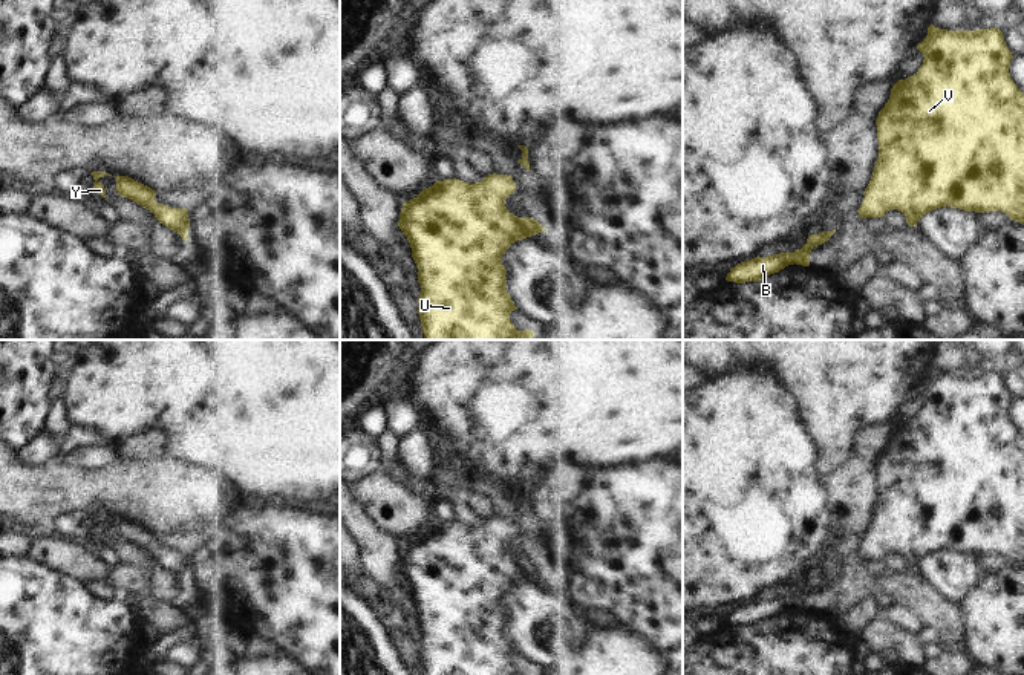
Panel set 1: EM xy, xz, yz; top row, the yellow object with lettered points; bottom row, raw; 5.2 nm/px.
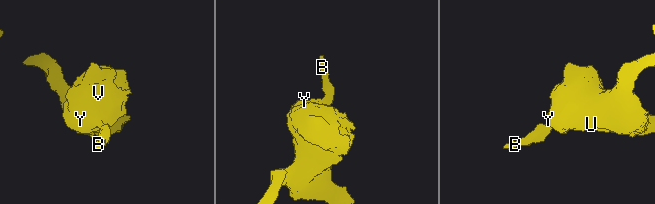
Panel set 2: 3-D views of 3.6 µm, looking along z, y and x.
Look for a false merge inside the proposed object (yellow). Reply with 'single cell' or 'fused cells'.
single cell

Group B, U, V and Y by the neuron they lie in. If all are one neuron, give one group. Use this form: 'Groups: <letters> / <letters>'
Groups: B U V Y

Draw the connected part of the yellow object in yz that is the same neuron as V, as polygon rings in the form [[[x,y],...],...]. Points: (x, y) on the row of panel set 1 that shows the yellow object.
[[[931,24],[926,38],[917,44],[925,60],[918,72],[898,80],[888,103],[879,112],[879,158],[863,202],[862,219],[883,217],[889,210],[906,216],[909,227],[929,211],[951,207],[964,211],[1003,211],[1010,220],[1024,223],[1024,93],[1009,73],[1012,52],[996,28],[947,31]]]

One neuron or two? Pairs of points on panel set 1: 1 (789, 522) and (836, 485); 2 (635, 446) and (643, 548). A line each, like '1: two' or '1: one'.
1: two
2: two

